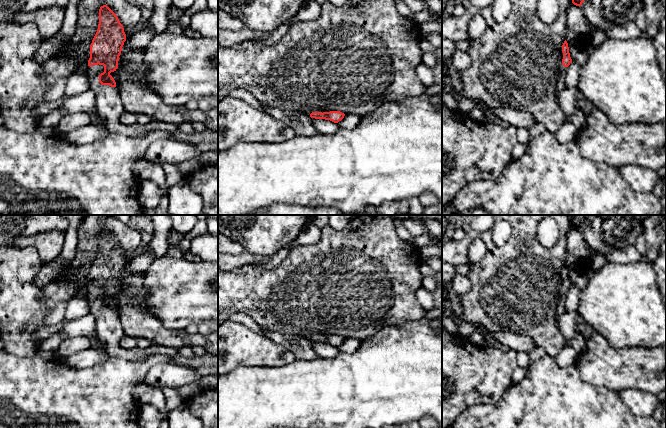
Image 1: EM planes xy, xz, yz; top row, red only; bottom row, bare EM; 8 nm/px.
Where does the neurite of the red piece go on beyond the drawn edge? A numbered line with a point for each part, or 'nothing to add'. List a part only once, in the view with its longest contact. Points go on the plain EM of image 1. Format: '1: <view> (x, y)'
1: xy (109, 330)

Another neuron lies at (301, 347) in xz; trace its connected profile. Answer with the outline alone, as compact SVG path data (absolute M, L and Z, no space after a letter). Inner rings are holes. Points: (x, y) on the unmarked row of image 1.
M265 331L265 336L275 343L284 346L290 350L296 360L312 360L318 357L313 350L310 339L306 339L299 335L281 334L273 331Z

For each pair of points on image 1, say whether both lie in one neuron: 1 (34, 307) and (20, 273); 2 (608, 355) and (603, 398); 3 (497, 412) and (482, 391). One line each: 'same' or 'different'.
1: same
2: different
3: different

